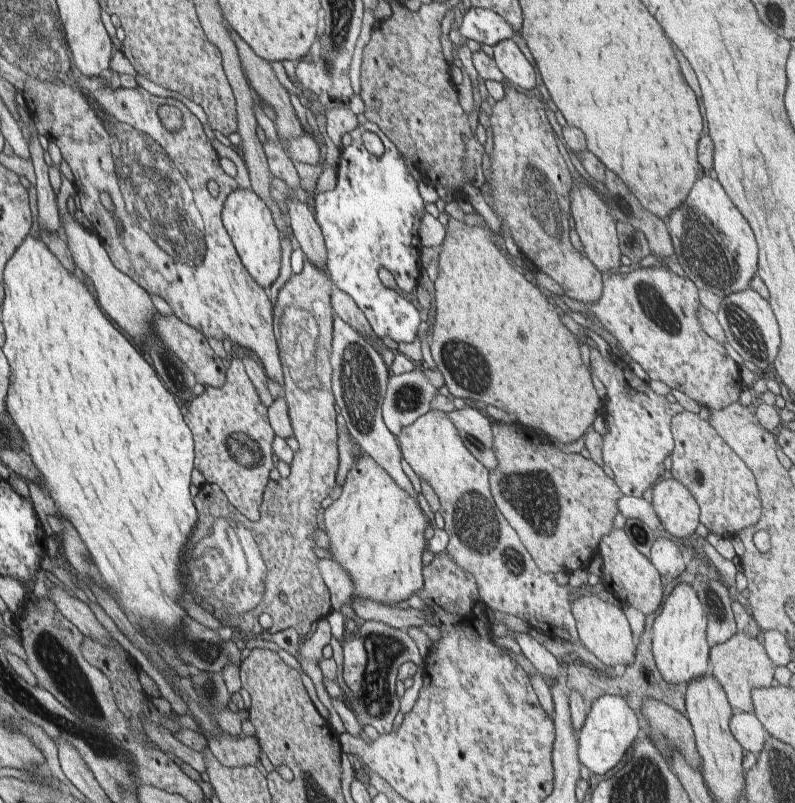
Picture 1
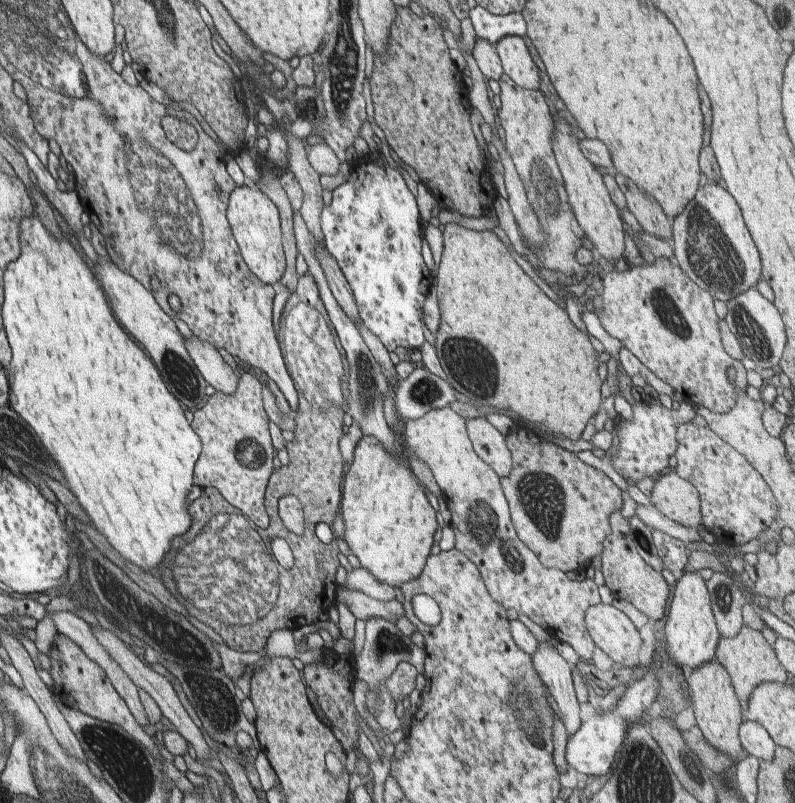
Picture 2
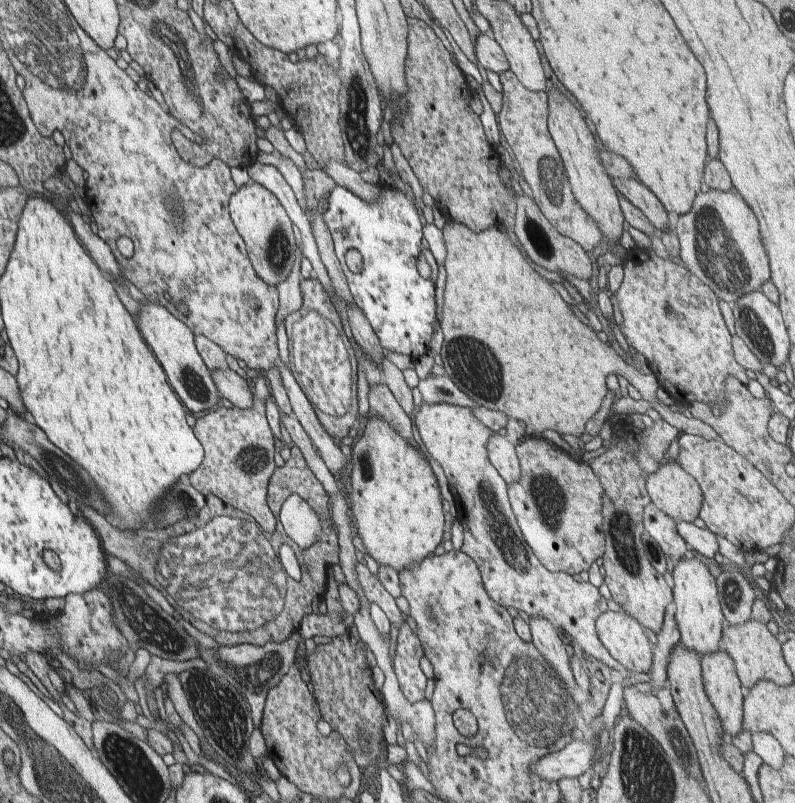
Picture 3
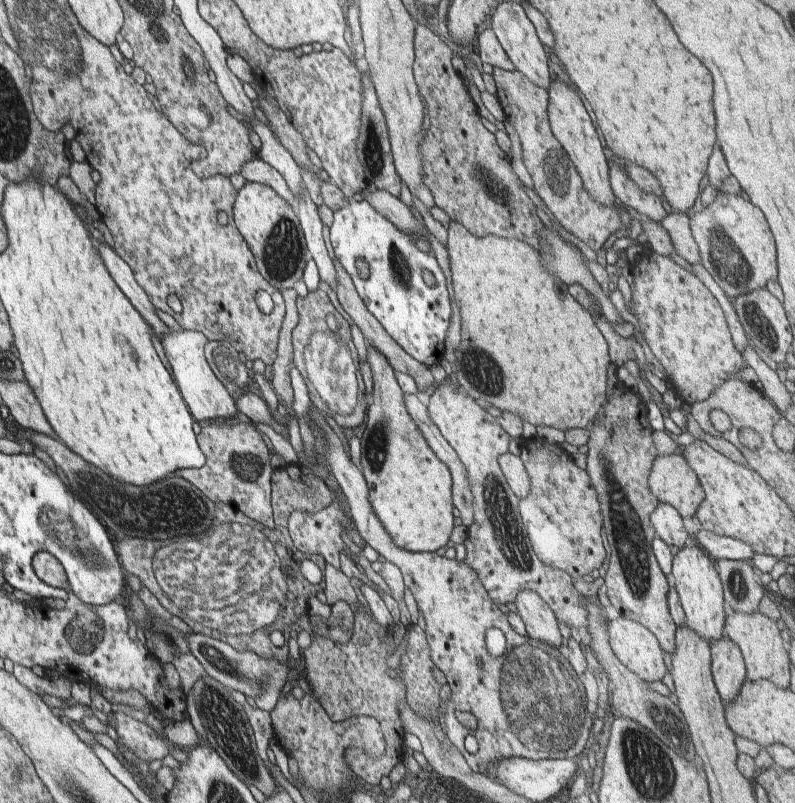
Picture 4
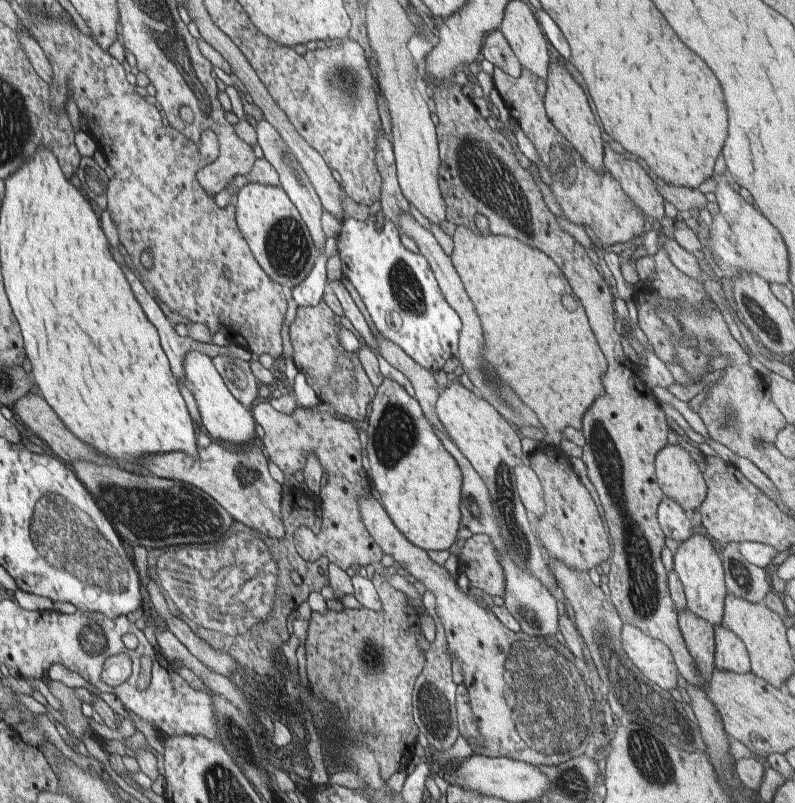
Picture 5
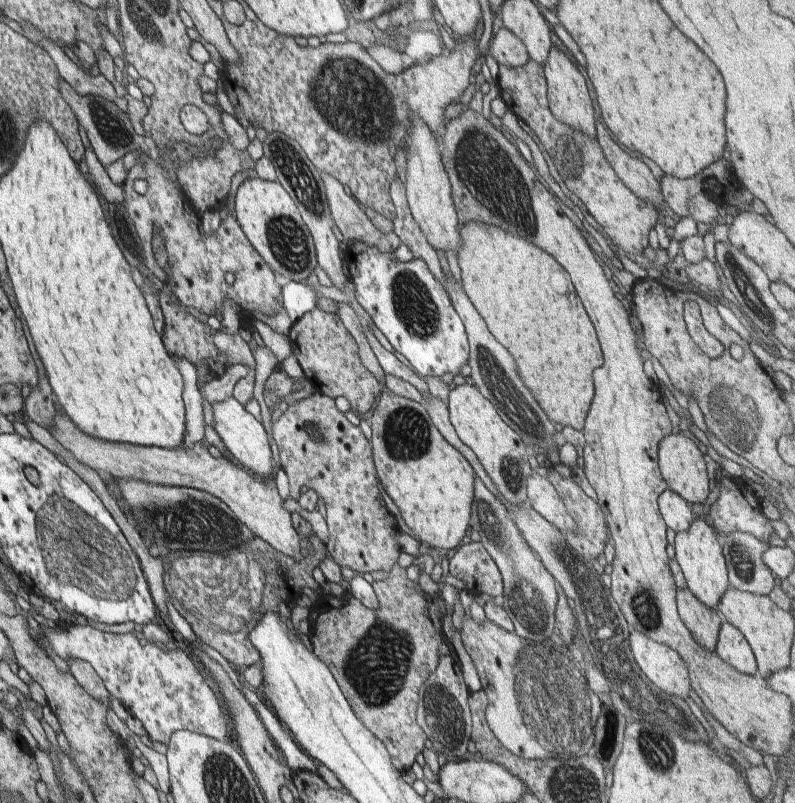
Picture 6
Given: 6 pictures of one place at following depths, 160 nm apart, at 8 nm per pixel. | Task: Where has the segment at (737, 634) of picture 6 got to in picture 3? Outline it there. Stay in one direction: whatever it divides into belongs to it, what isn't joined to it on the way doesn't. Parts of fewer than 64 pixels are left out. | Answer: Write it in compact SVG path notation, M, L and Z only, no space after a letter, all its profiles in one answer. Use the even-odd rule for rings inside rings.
M720 647L716 652L702 655L701 667L705 691L718 713L726 736L731 740L743 731L743 698L745 696L745 690L735 669L735 662L724 648Z

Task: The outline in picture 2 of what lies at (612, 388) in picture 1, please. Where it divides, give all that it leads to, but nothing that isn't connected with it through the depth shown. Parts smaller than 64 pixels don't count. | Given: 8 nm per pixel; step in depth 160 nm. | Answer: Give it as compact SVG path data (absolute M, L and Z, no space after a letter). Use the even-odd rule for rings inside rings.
M648 400L636 402L632 420L627 420L623 424L626 430L617 432L620 449L612 462L616 471L625 480L630 479L638 484L646 478L655 479L662 472L669 470L668 460L677 449L677 428L682 423L692 422L696 414L695 407L690 402L681 402L678 410L668 410L664 405L654 405Z

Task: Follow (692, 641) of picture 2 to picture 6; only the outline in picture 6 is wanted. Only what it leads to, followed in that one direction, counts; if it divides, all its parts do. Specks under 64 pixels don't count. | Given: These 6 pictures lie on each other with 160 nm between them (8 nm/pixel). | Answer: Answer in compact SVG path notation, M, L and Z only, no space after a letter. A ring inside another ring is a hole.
M704 516L696 517L689 529L676 533L674 557L678 561L687 587L701 603L717 608L721 596L730 585L727 562L723 555L723 548L718 543L716 528L706 523Z

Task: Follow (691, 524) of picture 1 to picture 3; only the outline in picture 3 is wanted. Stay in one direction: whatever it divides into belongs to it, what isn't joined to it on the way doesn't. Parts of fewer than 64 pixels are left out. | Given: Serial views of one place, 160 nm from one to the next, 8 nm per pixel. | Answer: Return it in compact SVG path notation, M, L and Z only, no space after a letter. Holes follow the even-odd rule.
M677 460L661 462L659 469L647 476L645 487L651 502L675 521L693 523L699 516L702 489Z

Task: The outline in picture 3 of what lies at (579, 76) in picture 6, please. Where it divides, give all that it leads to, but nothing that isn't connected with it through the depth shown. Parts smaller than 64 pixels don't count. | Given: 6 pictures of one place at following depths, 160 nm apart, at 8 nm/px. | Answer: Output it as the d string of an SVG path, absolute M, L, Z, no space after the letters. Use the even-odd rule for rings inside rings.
M552 87L547 91L549 98L549 115L547 127L561 154L572 194L575 199L596 222L603 232L603 237L618 240L623 230L625 218L619 203L618 194L613 185L613 179L603 167L601 150L596 147L594 135L588 129L582 110L572 104L558 88Z

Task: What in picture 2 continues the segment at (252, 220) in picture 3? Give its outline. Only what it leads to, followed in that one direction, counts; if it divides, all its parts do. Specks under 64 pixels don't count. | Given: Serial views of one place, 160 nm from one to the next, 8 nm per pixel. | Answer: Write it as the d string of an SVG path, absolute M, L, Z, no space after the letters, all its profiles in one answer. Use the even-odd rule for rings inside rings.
M237 186L229 196L227 219L248 268L263 283L273 285L284 274L285 250L279 210L260 187Z

